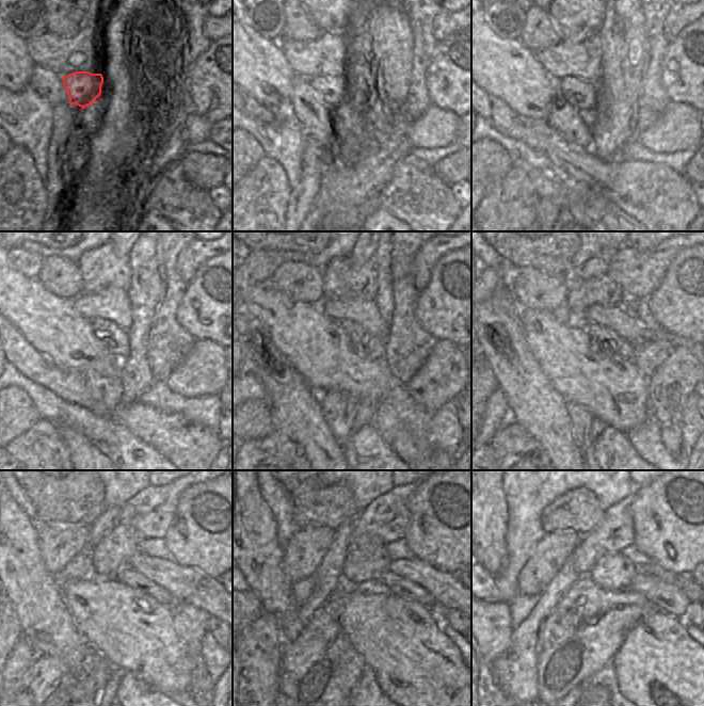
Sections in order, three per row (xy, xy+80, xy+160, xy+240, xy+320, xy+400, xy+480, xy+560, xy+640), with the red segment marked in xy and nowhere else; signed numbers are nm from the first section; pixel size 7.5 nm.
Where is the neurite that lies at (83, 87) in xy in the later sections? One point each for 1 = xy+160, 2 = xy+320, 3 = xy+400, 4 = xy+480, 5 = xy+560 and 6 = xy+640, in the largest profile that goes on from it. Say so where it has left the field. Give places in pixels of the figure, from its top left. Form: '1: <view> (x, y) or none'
1: xy+160 (582, 95)
2: xy+320 (365, 346)
3: xy+400 (603, 336)
4: xy+480 (126, 575)
5: xy+560 (397, 586)
6: xy+640 (664, 596)

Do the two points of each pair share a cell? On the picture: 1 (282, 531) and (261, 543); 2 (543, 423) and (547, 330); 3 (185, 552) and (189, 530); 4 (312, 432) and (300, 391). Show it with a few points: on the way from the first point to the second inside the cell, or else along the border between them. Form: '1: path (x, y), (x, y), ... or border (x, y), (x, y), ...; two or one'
1: border (270, 510), (275, 523), (275, 536), (282, 549); two
2: border (531, 354), (544, 375), (560, 396); two
3: path (187, 547), (189, 545), (189, 535); one
4: path (304, 422), (300, 417), (300, 401); one

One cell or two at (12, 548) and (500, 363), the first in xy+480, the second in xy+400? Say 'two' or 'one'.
one

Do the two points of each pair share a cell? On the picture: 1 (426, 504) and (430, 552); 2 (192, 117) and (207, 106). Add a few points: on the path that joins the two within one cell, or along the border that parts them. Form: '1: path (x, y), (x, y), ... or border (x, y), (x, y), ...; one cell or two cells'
1: path (428, 516), (430, 541); one cell
2: border (192, 110), (211, 123); two cells

